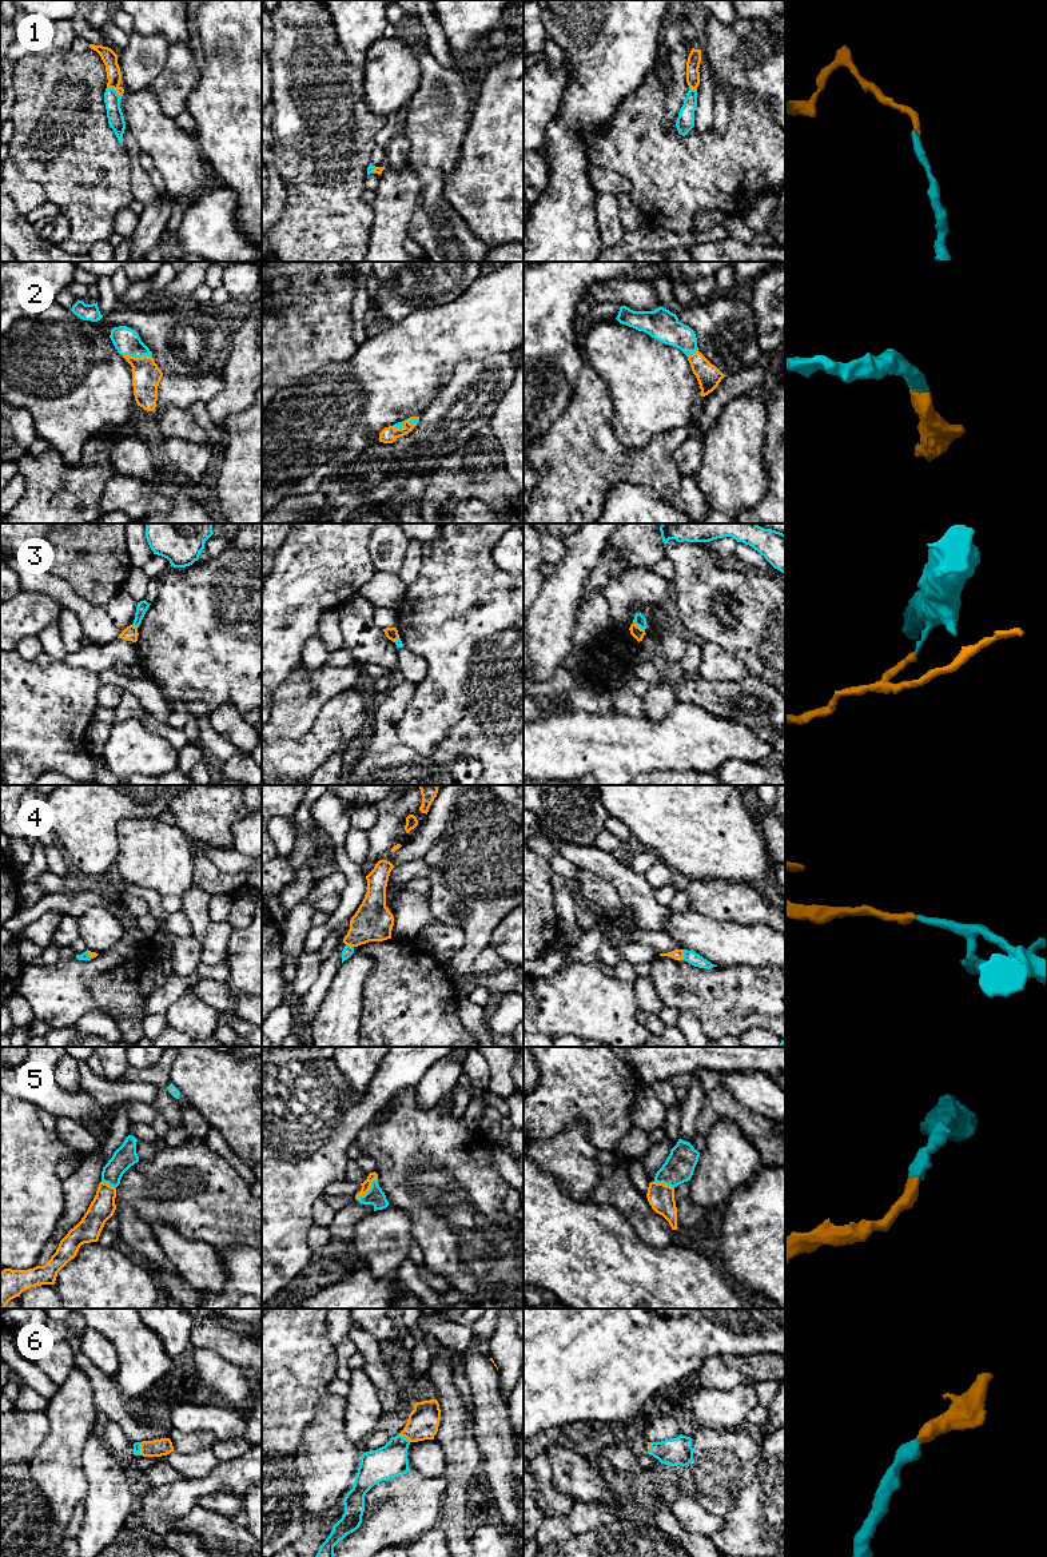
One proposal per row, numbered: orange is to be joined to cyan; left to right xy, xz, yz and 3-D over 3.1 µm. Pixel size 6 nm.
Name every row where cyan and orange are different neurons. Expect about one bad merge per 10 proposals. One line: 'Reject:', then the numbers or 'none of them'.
Reject: 3

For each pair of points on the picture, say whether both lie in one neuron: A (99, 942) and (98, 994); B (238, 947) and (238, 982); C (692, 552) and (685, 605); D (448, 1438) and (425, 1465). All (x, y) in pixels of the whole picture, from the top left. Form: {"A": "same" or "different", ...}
{"A": "different", "B": "same", "C": "same", "D": "different"}

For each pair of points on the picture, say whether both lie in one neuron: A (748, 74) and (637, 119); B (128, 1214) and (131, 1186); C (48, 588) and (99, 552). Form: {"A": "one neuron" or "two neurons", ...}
{"A": "two neurons", "B": "two neurons", "C": "two neurons"}

